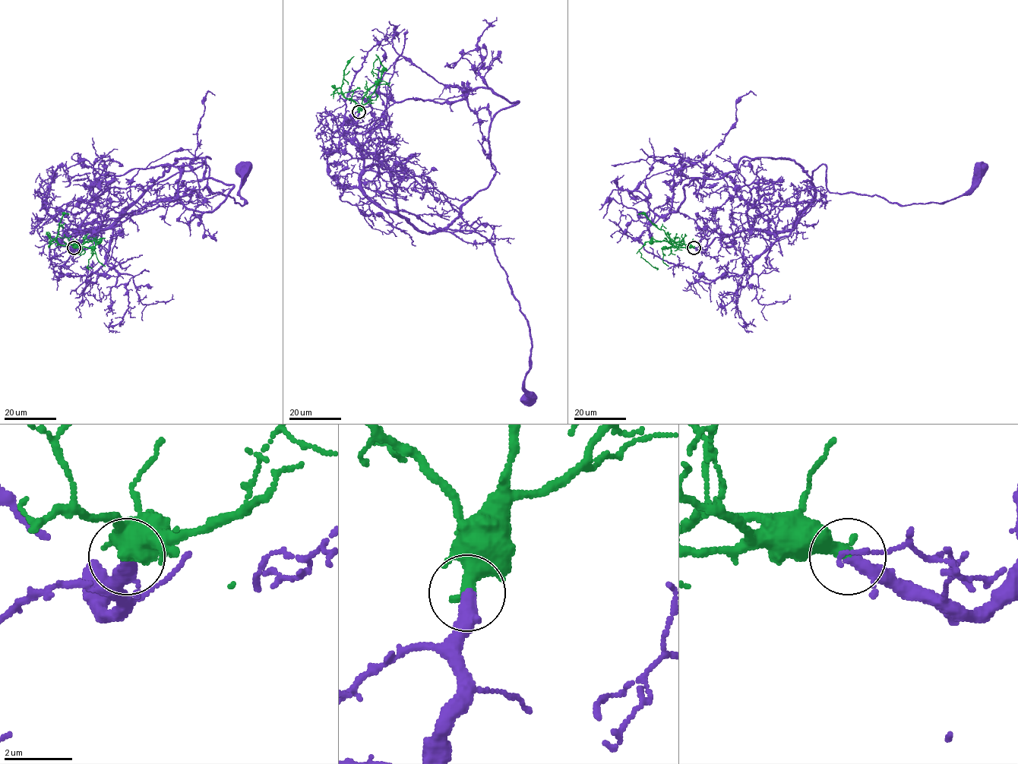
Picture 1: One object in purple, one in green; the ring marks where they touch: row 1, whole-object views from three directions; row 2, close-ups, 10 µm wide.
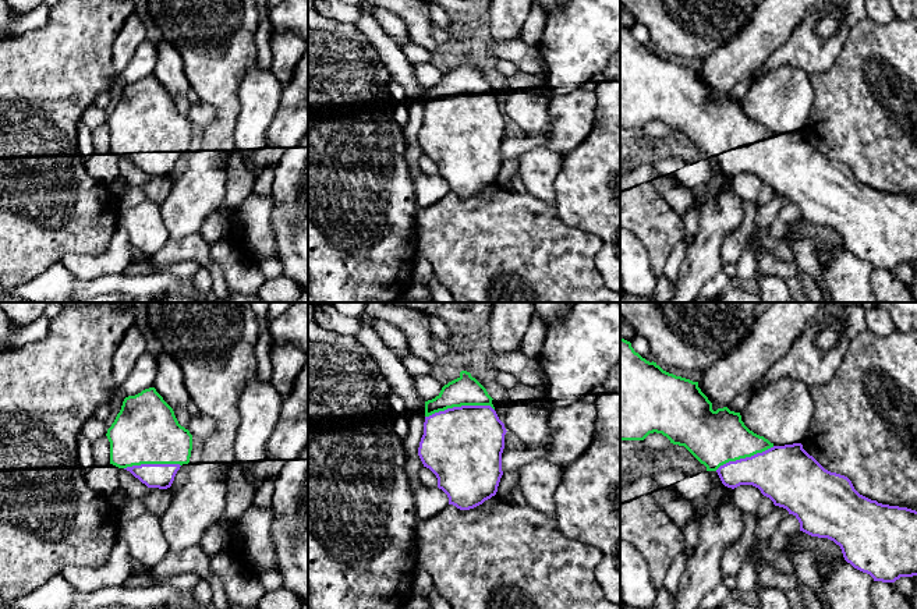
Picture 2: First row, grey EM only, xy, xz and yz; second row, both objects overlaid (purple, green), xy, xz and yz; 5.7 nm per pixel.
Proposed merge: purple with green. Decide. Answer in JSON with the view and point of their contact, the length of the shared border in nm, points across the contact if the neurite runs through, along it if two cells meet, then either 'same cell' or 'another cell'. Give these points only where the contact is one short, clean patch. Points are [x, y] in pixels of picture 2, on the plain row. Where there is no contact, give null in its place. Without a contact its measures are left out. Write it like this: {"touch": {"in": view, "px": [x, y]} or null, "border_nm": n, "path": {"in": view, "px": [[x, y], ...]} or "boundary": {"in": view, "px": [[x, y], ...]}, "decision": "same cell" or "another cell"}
{"touch": {"in": "xz", "px": [459, 95]}, "border_nm": 400, "decision": "same cell"}

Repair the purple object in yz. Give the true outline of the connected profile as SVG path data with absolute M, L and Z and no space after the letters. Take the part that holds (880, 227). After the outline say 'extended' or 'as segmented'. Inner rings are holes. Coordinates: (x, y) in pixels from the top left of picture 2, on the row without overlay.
M620 25L620 128L644 128L649 121L662 121L670 131L684 134L707 159L716 159L727 176L753 173L783 195L800 210L800 219L818 226L828 226L840 234L843 245L854 256L870 262L874 269L895 270L900 265L917 263L917 199L878 191L860 183L852 169L825 157L801 131L775 134L764 124L750 118L740 100L727 95L712 98L712 91L698 75L698 70L663 59L634 39L631 31Z; extended

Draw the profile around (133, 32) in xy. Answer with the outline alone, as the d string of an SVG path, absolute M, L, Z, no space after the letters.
M131 14L124 21L118 32L118 36L113 43L111 59L116 77L120 77L120 74L130 64L135 50L144 39L146 39L146 29L138 17L135 14Z

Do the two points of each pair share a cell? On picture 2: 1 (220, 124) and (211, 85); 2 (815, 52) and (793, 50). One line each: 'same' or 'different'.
1: same
2: same

